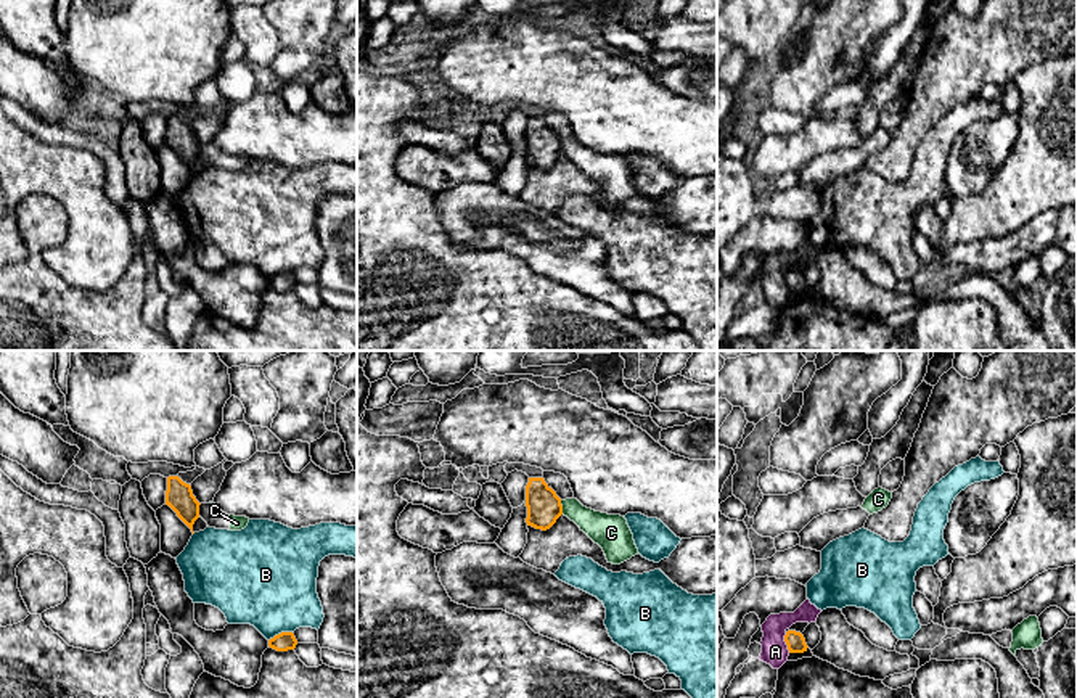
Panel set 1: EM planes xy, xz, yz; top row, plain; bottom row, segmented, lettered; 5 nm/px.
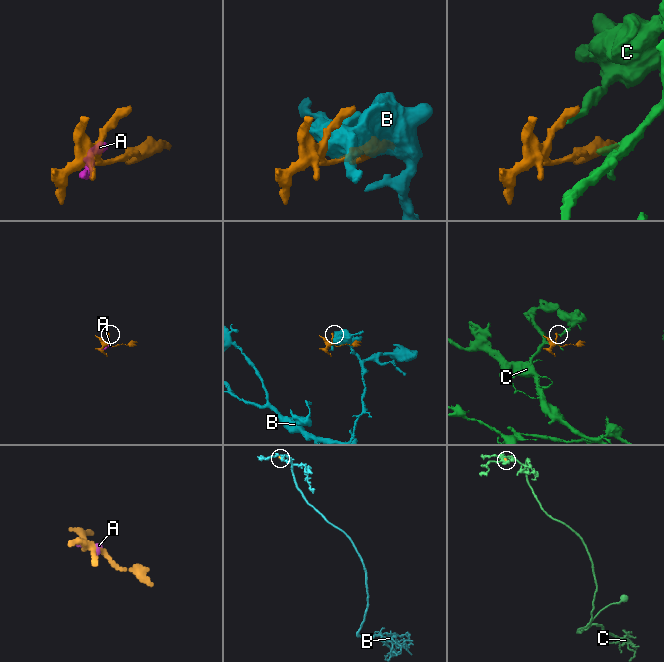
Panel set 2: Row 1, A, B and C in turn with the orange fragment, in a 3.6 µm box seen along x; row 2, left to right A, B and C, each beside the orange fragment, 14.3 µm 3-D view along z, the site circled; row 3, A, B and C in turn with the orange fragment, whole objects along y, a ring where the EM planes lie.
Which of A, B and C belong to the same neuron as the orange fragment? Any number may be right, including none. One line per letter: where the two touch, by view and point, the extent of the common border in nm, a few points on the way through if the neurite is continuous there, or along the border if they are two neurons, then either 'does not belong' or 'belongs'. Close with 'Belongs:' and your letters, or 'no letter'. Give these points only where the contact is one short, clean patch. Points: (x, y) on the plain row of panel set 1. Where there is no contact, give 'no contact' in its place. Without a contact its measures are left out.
A: meets orange in yz at (785, 280); contact 110 nm long; does not belong
B: meets orange in xy at (282, 272); contact 130 nm long; does not belong
C: meets orange in xz at (561, 147); contact 70 nm long; border along xz (560, 140), (563, 153); does not belong
Belongs: no letter

